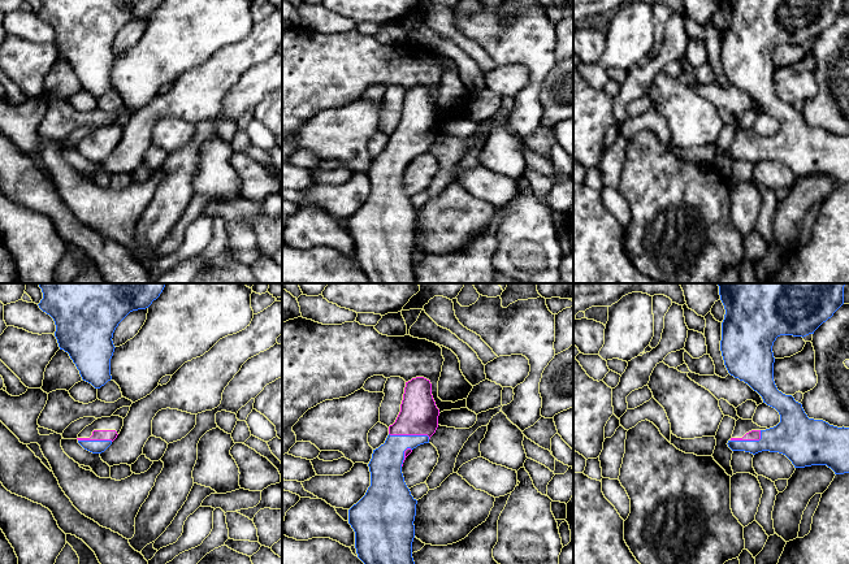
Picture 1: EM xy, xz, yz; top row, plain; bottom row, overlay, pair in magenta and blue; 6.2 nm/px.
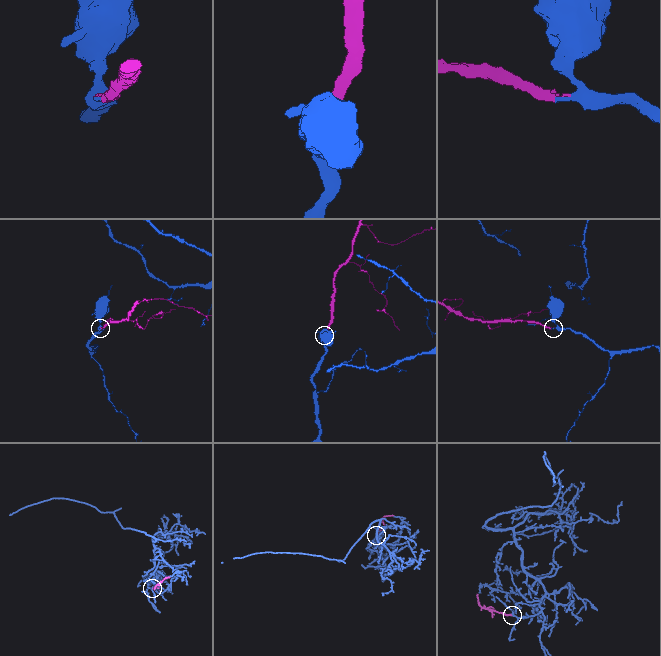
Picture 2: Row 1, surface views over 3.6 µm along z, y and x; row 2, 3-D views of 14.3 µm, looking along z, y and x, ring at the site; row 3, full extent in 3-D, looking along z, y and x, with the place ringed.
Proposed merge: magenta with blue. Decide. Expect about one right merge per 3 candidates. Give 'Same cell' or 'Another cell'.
Same cell

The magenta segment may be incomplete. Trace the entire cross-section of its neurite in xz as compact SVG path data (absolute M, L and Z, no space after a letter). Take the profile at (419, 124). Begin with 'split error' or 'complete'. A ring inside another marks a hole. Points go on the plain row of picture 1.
split error; M424 86L406 91L400 121L384 153L373 159L368 173L371 195L365 204L348 218L348 233L355 240L358 266L371 283L416 283L412 266L417 209L404 191L402 175L406 166L420 153L429 152L438 136L439 118L432 104L432 92Z

